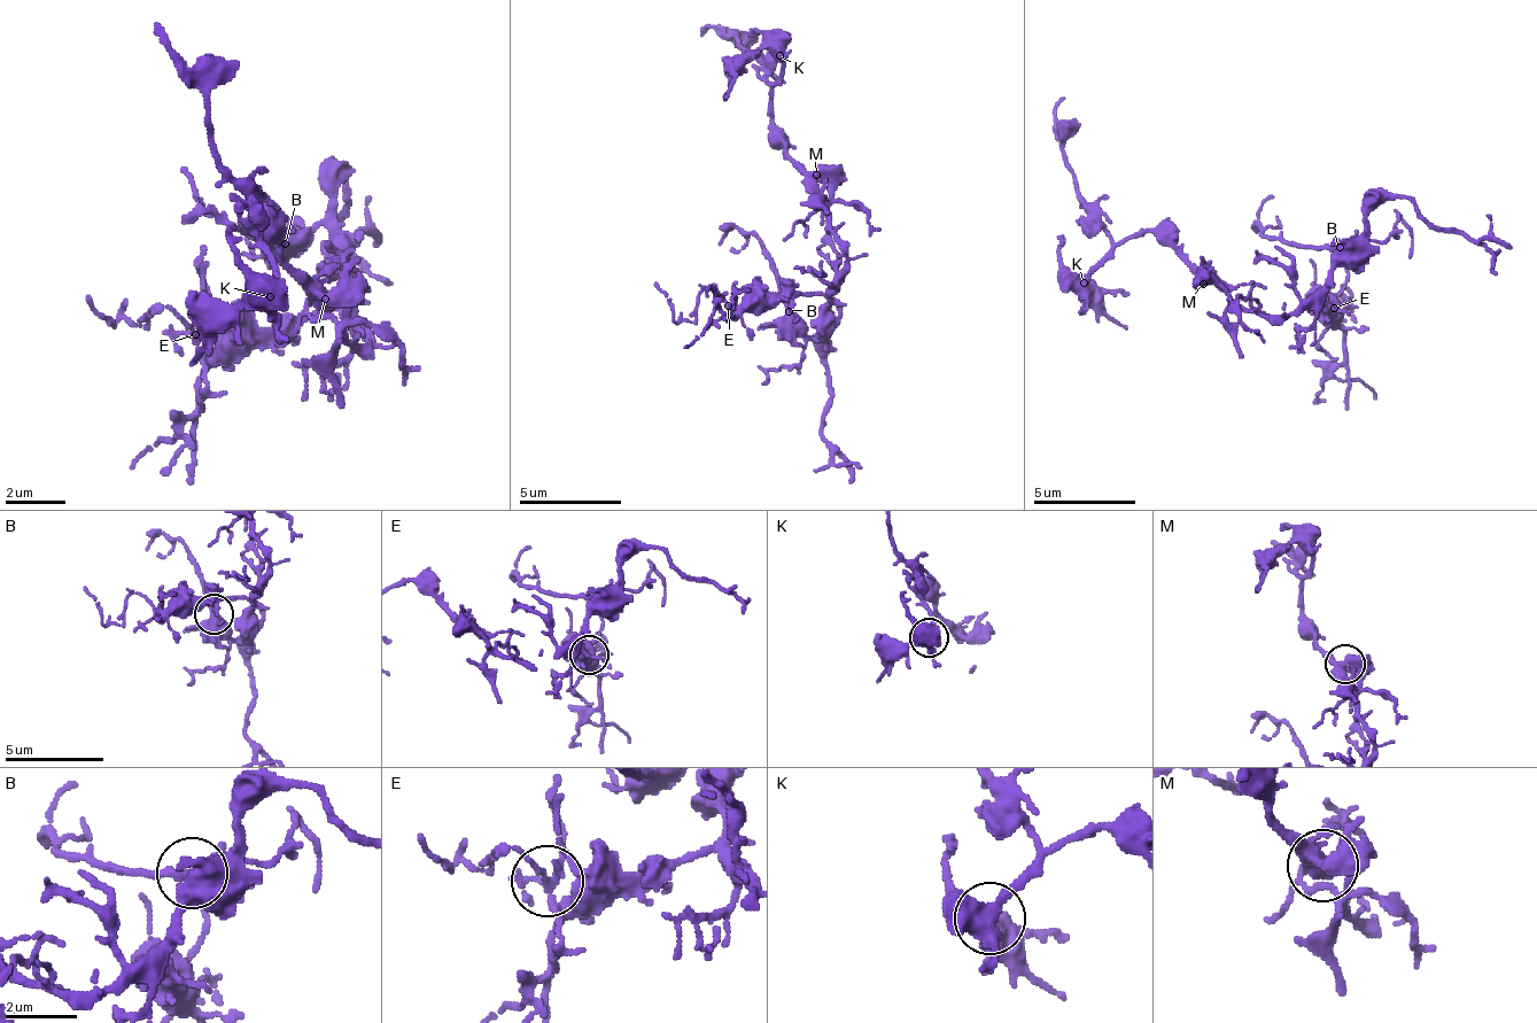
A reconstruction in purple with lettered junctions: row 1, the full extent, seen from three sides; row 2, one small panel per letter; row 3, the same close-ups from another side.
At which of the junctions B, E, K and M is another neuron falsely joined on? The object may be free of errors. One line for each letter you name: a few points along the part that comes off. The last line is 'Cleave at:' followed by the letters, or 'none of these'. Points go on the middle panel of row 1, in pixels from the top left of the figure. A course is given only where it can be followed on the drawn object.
Cleave at: none of these

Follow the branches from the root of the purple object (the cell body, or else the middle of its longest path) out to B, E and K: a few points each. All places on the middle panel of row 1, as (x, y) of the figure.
B: (830, 219), (830, 234), (845, 249), (845, 274), (830, 295), (830, 305), (809, 326), (805, 326), (789, 311)
E: (830, 219), (830, 234), (845, 249), (845, 270), (825, 291), (738, 295), (728, 305)
K: (830, 219), (830, 209), (815, 193), (815, 178), (784, 147), (784, 132), (774, 122), (779, 55)

